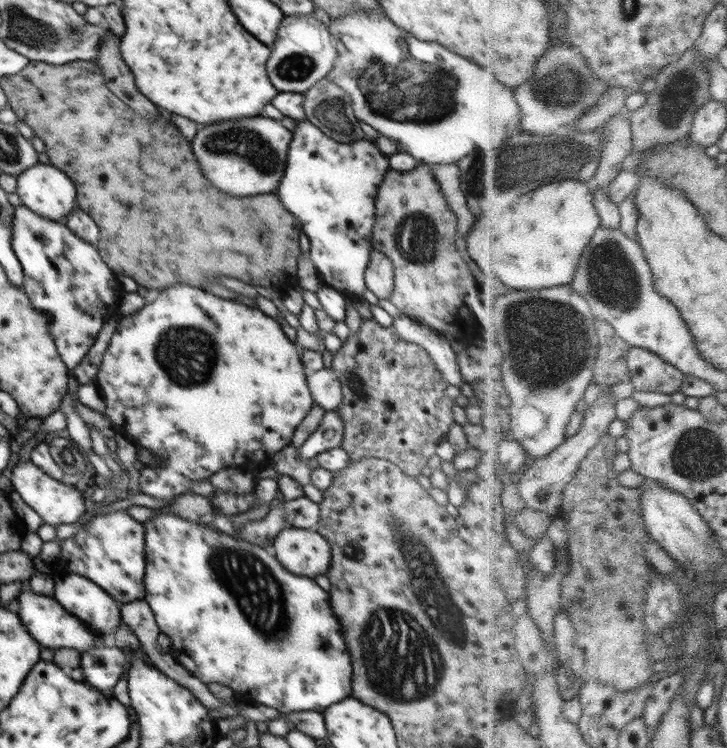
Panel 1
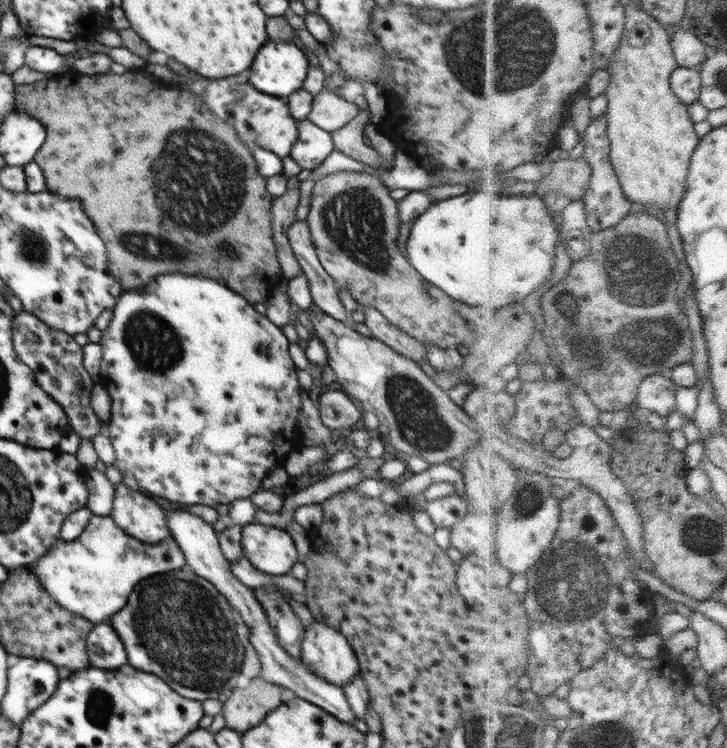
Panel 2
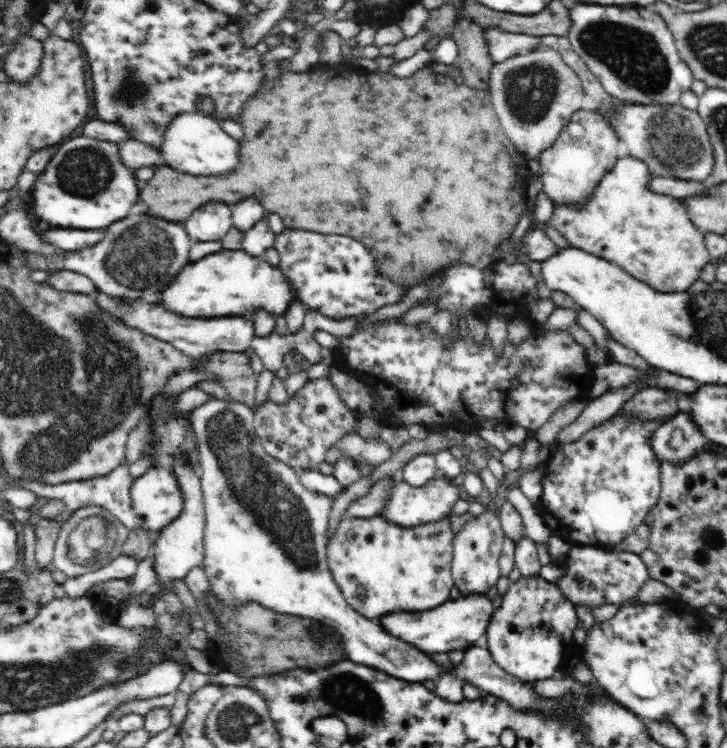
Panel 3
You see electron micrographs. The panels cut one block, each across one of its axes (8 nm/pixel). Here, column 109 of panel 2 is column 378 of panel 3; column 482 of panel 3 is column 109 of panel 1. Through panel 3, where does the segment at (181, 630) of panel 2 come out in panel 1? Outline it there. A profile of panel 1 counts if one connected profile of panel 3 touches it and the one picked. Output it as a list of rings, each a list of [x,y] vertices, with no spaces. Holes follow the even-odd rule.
[[[57,568],[53,573],[54,595],[53,597],[69,612],[76,615],[92,627],[100,636],[110,636],[116,632],[117,626],[122,623],[118,601],[114,600],[95,582],[84,578],[79,574],[68,573]]]

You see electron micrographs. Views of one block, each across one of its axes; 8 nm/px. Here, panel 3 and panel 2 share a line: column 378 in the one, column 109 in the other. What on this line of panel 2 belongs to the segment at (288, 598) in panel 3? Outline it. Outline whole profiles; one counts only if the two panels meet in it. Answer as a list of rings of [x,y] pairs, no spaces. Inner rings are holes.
[[[109,619],[93,625],[85,639],[90,667],[112,670],[126,664],[128,657],[124,643]]]

